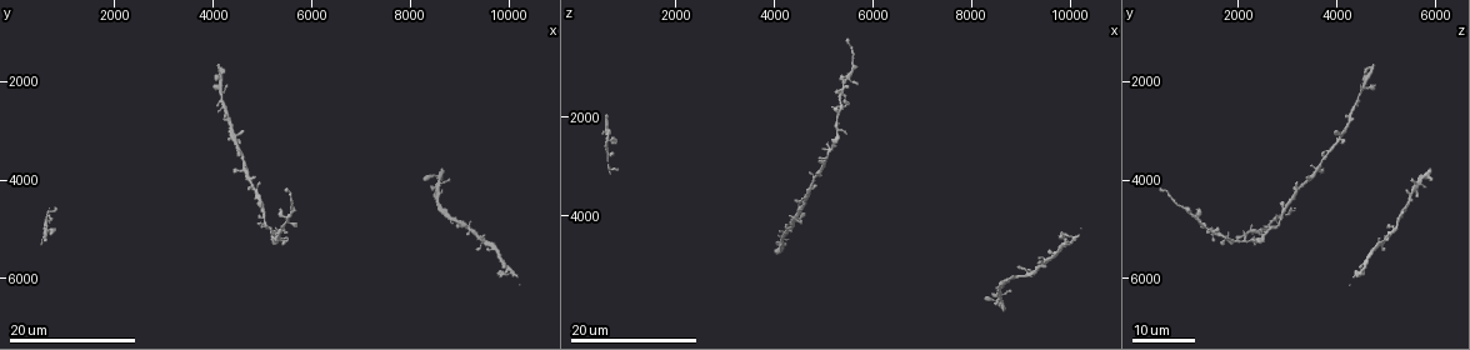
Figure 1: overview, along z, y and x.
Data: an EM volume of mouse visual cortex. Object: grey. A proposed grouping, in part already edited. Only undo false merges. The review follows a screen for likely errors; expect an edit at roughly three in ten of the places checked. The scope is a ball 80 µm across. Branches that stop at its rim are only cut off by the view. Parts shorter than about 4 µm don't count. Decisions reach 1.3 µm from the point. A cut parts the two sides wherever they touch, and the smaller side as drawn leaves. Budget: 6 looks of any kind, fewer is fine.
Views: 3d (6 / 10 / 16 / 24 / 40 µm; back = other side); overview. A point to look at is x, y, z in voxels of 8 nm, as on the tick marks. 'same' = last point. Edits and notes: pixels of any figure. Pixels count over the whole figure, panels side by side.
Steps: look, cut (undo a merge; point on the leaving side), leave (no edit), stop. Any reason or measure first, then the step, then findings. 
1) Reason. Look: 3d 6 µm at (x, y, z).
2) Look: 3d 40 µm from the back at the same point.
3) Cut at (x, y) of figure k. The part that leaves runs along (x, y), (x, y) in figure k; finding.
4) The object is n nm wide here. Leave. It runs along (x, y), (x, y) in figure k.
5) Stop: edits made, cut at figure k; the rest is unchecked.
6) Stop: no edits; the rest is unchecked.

Thick turns thin. Look: 3d 16 µm at (5100, 5000, 2700).

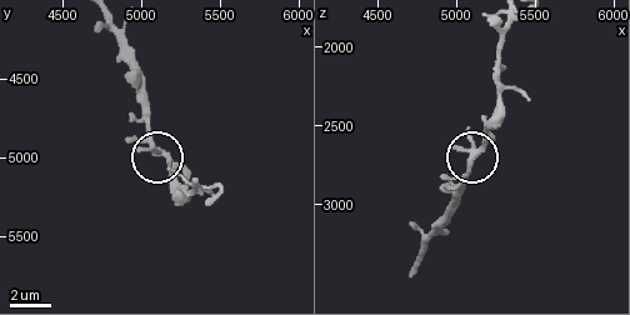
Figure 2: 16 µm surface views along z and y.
Look: 3d 10 µm at the same point.

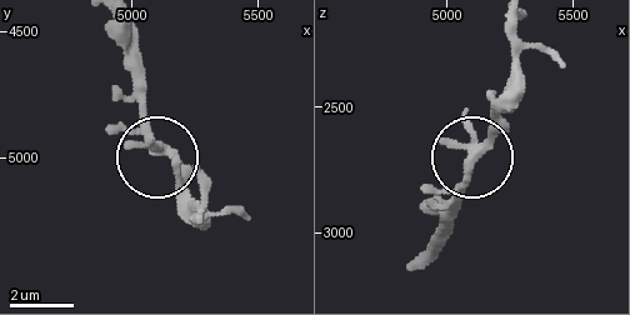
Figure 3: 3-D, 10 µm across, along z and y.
4 arms meet here. Leave. It runs along (426, 259), (465, 163), (524, 84) in figure 3; continuous, no second neuron.

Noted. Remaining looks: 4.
Three arms meet. Look: 3d 24 µm at (4500, 3150, 4150).

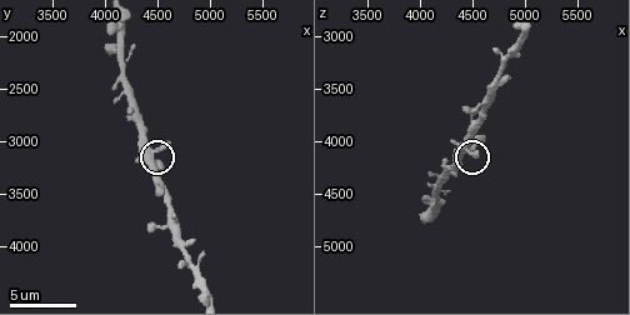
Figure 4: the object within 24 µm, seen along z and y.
Look: 3d 10 µm at the same point.

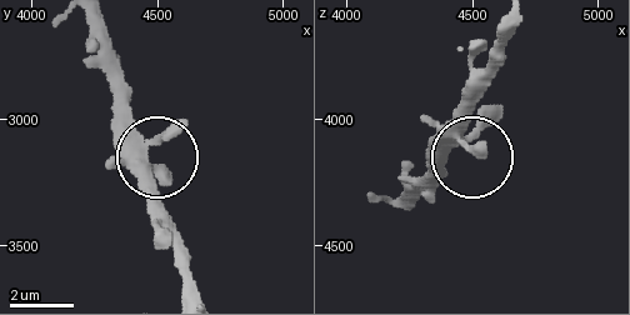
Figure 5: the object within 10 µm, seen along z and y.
Leave. All the same neuron.

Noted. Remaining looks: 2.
Looks like a crossing. Look: 3d 10 µm at (4640, 3820, 3580).

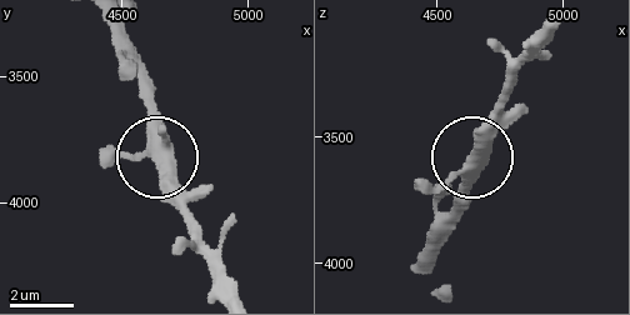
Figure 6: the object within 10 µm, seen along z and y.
Leave. It runs along (433, 236), (454, 209), (479, 134), (495, 113) in figure 6; all the same neuron.

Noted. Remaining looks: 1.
Stop: no edits; the rest is unchecked.

